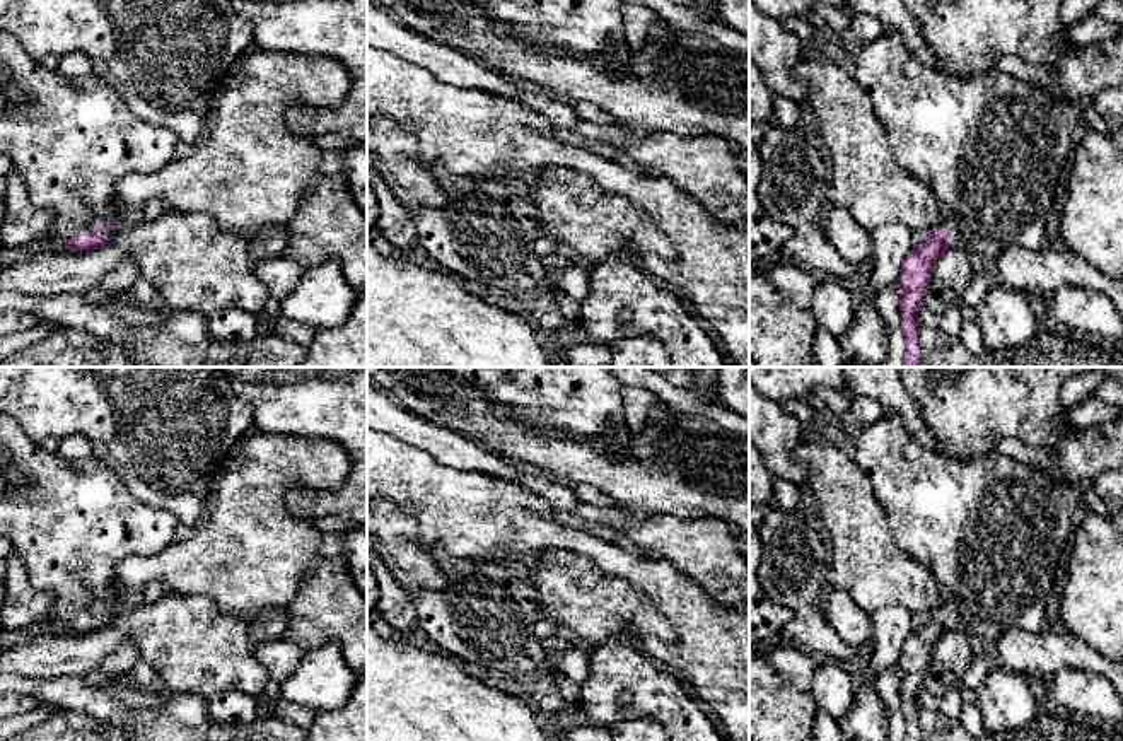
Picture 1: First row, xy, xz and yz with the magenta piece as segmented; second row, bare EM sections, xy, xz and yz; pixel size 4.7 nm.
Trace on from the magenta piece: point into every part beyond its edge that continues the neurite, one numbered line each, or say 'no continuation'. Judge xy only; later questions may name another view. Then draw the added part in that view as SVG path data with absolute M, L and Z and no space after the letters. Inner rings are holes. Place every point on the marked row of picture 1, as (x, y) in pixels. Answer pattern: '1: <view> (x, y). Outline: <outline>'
1: xy (72, 139). Outline: M0 31L0 154L14 160L34 205L56 212L60 246L96 227L109 239L126 229L133 219L114 212L114 184L126 174L160 171L174 159L177 142L172 130L140 120L97 75L68 77L48 68Z

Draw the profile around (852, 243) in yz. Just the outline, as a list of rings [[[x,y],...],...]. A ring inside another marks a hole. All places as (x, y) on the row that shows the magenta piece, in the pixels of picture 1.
[[[828,207],[823,219],[824,234],[836,253],[848,263],[860,265],[870,260],[870,234],[843,207]]]

